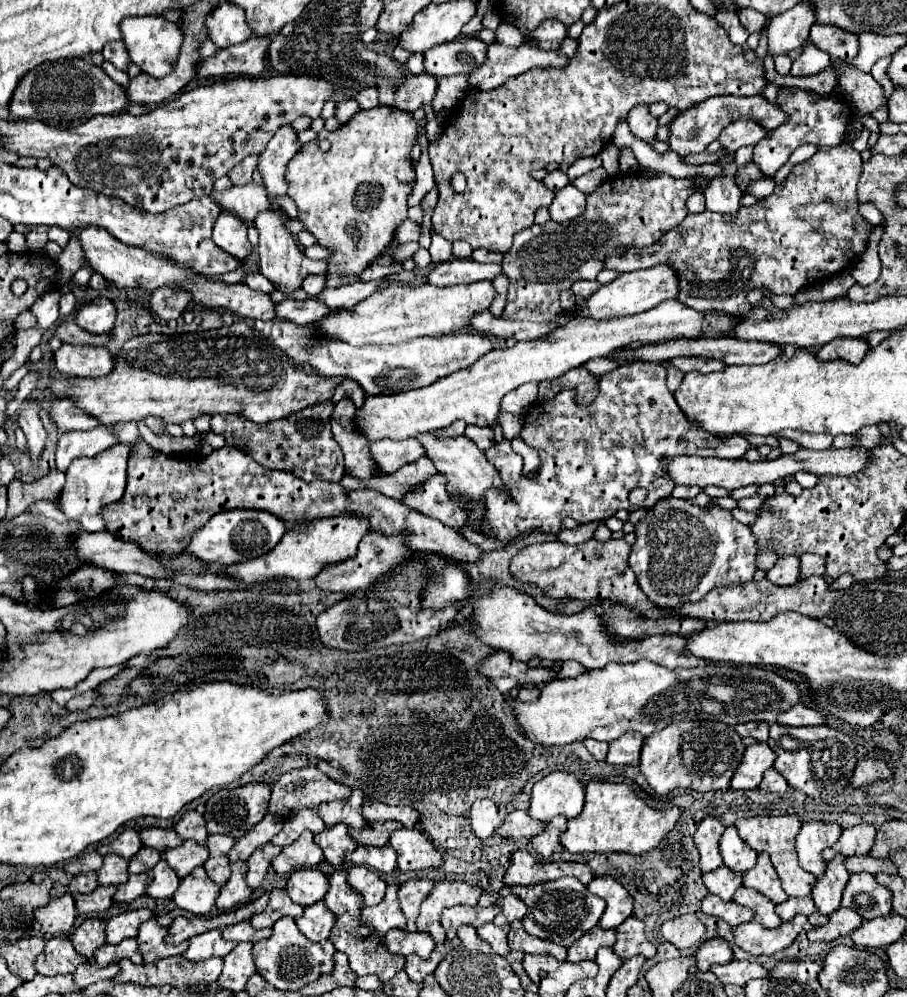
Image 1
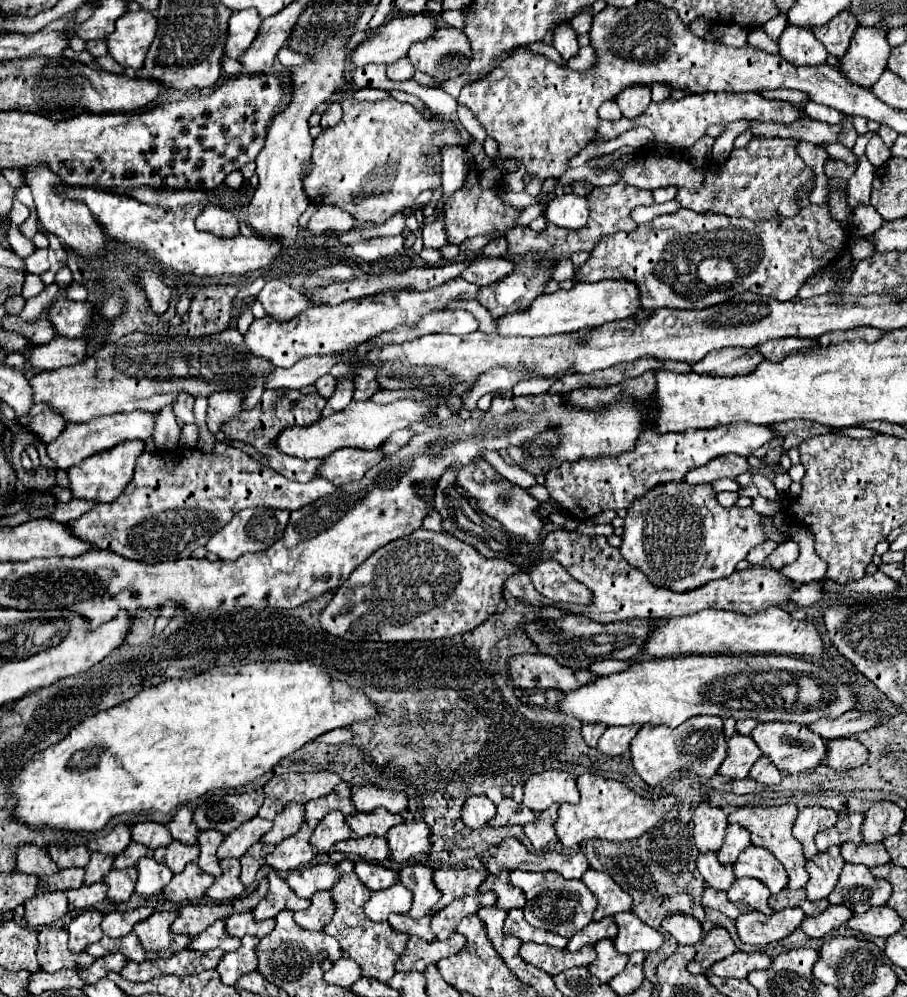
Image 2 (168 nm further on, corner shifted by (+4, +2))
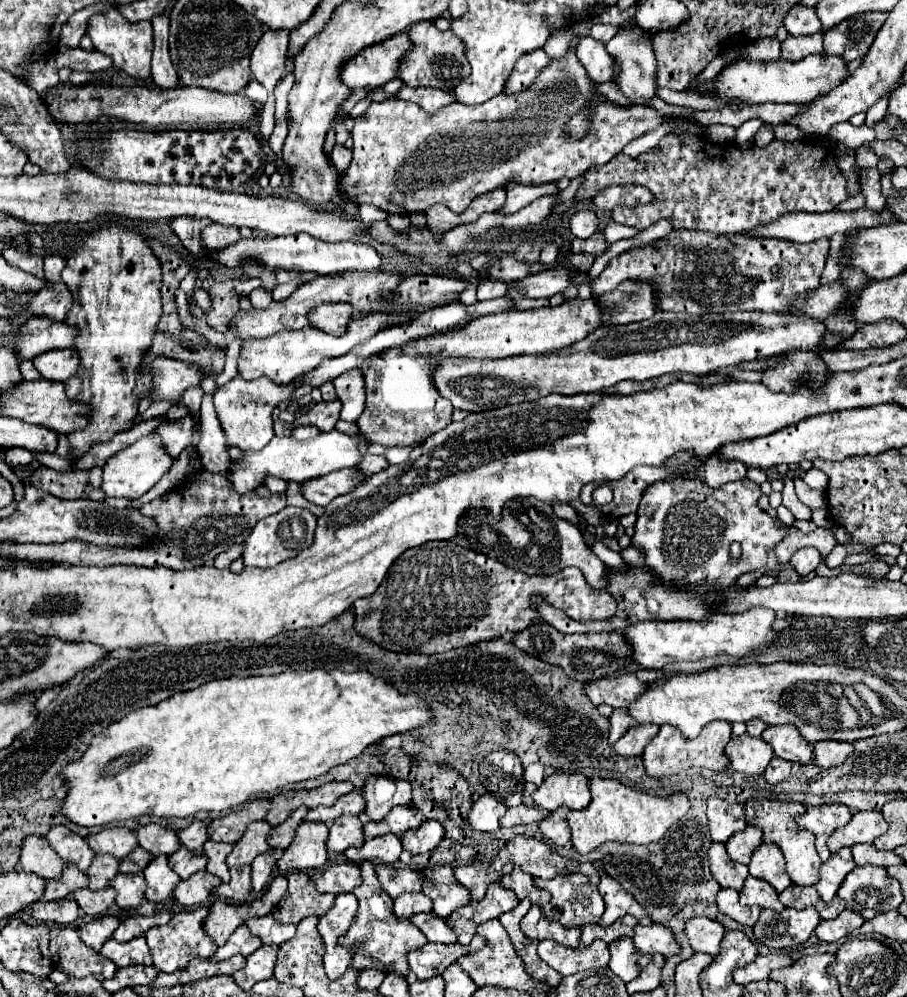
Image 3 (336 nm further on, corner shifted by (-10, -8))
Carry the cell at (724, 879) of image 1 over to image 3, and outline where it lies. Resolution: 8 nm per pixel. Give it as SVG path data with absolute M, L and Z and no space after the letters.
M714 842L708 850L708 862L712 870L712 878L722 886L722 888L734 888L742 890L744 880L748 876L748 866L740 862L732 862L730 856L726 854L724 844Z

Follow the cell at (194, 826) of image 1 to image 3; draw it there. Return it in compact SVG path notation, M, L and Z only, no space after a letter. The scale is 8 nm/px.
M194 820L188 828L184 830L178 830L176 832L180 842L196 856L202 856L204 854L204 842L208 840L208 832L206 832L206 824L202 820Z

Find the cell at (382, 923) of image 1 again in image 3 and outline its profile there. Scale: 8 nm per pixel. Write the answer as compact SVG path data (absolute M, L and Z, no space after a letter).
M414 892L414 894L400 894L398 898L394 898L394 914L398 918L410 918L412 914L418 912L430 912L432 910L432 902L428 896L424 896L422 892Z

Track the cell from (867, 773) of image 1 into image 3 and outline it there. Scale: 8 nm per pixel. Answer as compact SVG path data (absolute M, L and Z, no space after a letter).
M832 740L818 742L814 744L814 762L824 768L830 768L842 764L842 760L846 760L846 754L850 752L852 752L852 744L848 742L832 742Z

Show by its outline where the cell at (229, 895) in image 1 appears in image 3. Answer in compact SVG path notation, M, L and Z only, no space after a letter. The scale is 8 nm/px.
M240 866L240 868L232 868L230 870L232 878L228 884L220 884L216 888L216 894L232 900L232 902L244 902L246 896L252 890L252 882L250 882L250 866Z

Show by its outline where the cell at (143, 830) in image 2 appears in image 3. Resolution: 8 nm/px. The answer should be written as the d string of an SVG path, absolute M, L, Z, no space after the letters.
M158 824L140 826L136 830L136 836L138 836L138 844L144 850L148 850L152 856L158 856L158 854L170 856L180 848L180 840L176 832L172 832L170 828L162 828Z

